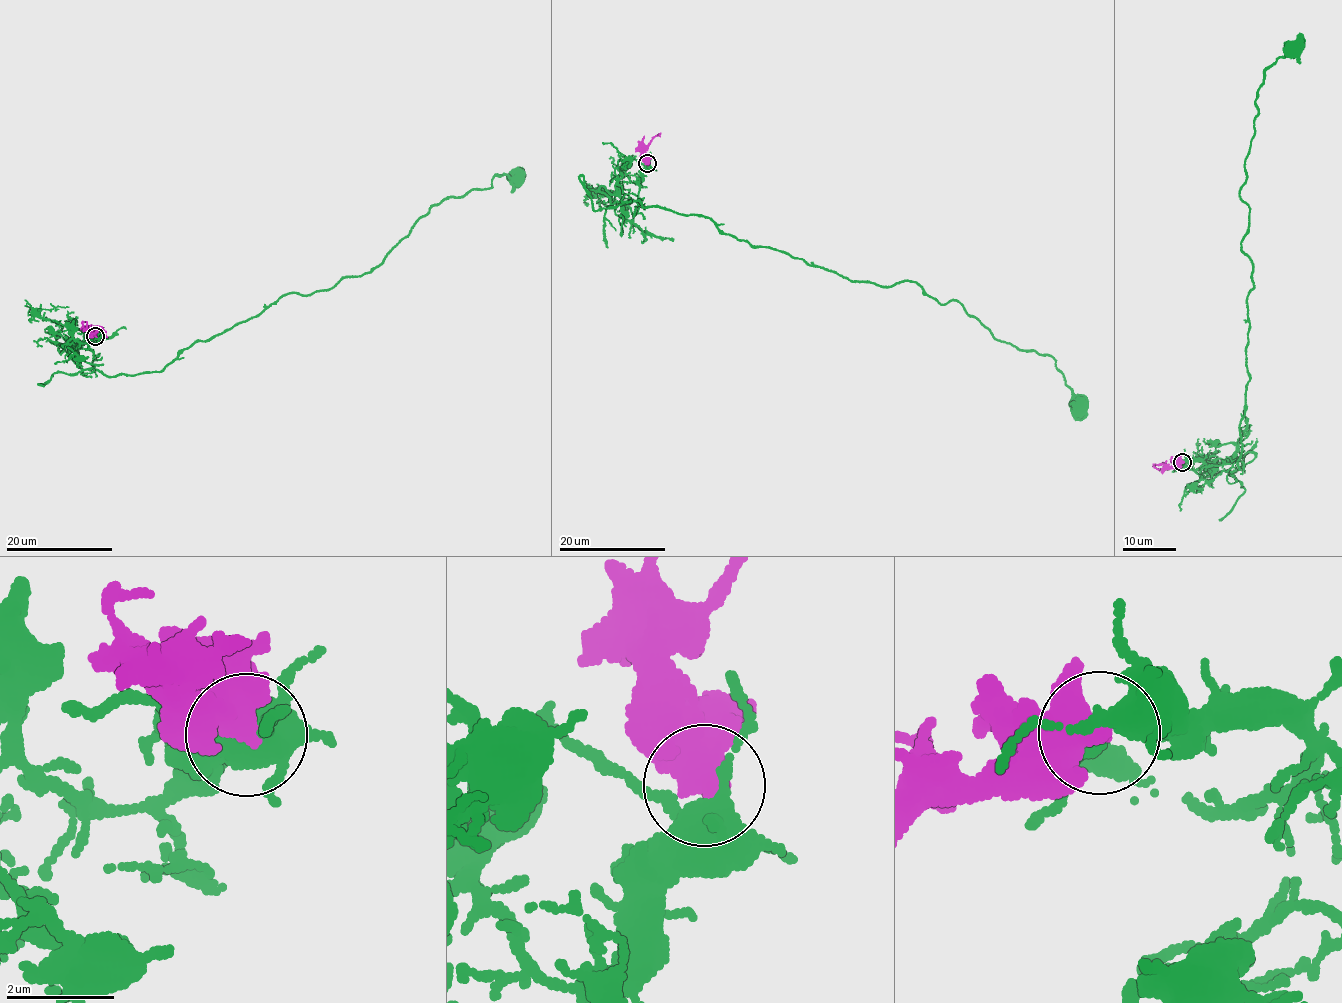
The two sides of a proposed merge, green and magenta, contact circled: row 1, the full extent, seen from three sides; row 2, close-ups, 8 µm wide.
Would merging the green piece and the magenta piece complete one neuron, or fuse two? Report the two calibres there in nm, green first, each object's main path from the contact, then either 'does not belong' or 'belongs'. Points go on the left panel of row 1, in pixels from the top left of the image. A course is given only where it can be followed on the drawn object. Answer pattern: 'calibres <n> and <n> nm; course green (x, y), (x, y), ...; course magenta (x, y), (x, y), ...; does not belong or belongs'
calibres 380 and 460 nm; course green (96, 335), (70, 345), (72, 357), (107, 375), (160, 371), (285, 295), (364, 274), (428, 209), (514, 176); course magenta (95, 335), (90, 330), (98, 326), (107, 337); does not belong

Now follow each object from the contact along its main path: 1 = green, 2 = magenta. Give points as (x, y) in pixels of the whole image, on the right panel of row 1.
1: (1183, 461), (1203, 462), (1203, 479), (1239, 469), (1254, 287), (1240, 190), (1257, 90), (1291, 49)
2: (1183, 462), (1168, 467), (1153, 465), (1159, 469)

